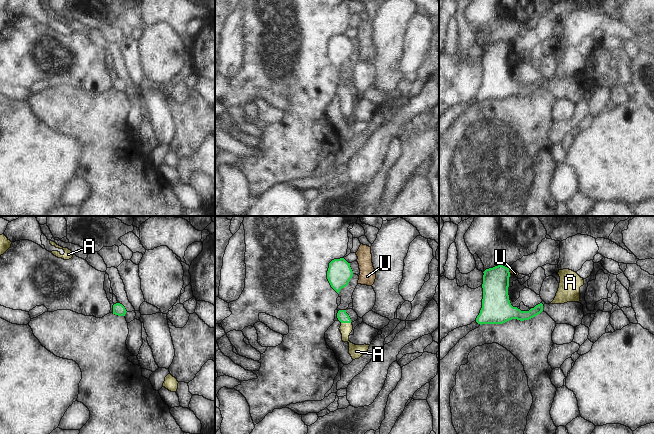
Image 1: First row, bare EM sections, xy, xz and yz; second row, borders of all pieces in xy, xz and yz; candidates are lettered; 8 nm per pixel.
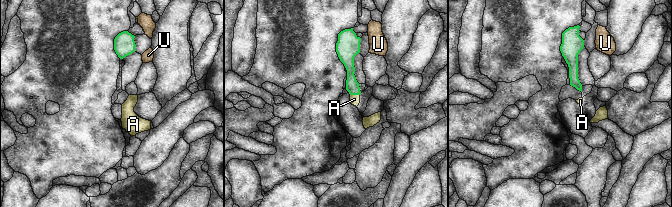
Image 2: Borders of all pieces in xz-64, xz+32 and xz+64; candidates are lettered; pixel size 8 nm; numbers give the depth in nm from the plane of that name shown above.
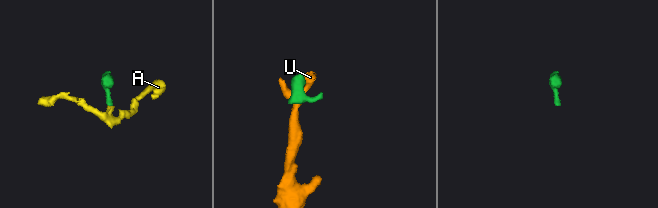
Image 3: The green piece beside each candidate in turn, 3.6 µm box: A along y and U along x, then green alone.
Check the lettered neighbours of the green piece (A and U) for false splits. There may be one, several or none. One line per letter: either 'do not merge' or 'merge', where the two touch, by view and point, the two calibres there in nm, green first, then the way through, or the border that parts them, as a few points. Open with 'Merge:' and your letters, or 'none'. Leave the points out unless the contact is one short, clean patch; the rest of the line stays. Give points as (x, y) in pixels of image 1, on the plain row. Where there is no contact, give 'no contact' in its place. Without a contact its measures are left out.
Merge: A
A: merge; meets green in xz at (346, 98); 90 nm thick on the green side, 110 nm on the other
U: do not merge; meets green in yz at (508, 47); 220 nm thick on the green side, 50 nm on the other; border along yz (508, 44), (510, 49)

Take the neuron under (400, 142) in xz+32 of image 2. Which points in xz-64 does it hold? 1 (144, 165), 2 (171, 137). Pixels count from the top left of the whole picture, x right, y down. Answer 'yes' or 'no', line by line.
1: no
2: no

